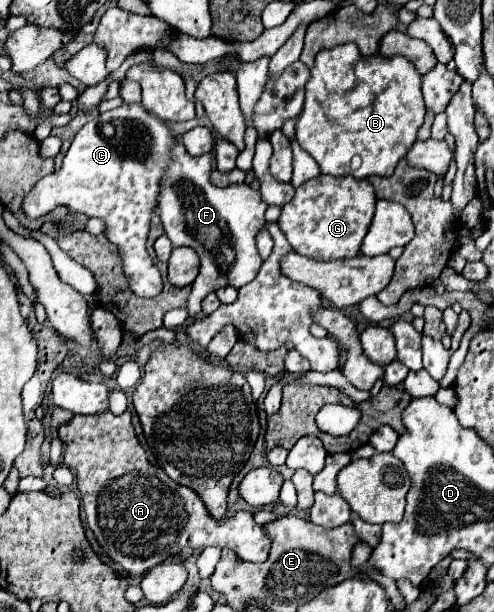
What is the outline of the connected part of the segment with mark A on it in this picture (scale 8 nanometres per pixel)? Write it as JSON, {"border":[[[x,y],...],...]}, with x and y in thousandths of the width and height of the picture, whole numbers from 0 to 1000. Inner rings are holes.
{"border":[[[217,670],[148,683],[119,699],[119,716],[132,722],[128,755],[152,771],[172,840],[180,840],[180,863],[229,918],[257,931],[265,944],[285,944],[298,931],[354,908],[354,902],[366,905],[374,895],[468,895],[492,915],[540,915],[549,879],[536,859],[512,850],[508,837],[480,837],[468,850],[439,853],[423,843],[407,814],[387,797],[338,778],[314,778],[318,765],[294,748],[261,670],[245,680]],[[233,781],[245,781],[245,791],[221,791]]]}

